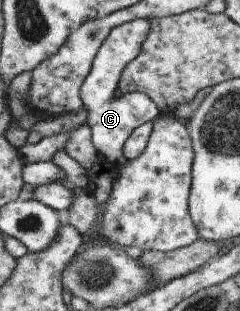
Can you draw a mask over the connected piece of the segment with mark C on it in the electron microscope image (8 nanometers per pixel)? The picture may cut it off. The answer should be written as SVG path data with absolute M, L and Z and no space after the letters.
M145 18L131 20L114 27L99 46L93 58L89 73L81 82L78 92L82 105L86 109L85 124L90 127L90 138L93 147L109 162L114 162L119 170L126 162L123 156L123 143L131 131L147 121L152 121L160 111L157 106L141 92L129 92L120 97L117 95L118 77L122 69L140 51L142 41L150 30L150 20Z

